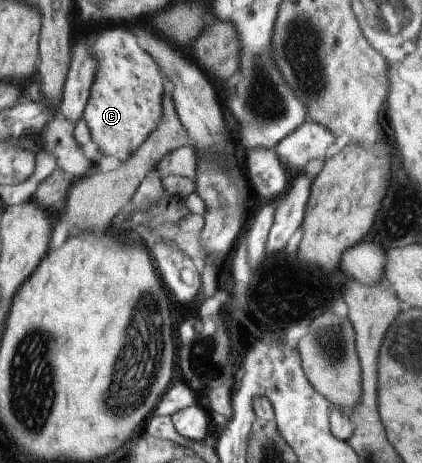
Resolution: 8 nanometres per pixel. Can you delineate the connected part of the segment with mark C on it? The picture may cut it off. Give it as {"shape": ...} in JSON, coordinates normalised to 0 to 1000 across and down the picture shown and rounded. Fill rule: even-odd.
{"shape":[[[263,52],[235,60],[213,110],[232,145],[199,235],[199,261],[237,330],[299,348],[379,266],[396,171],[372,132],[289,56]]]}

